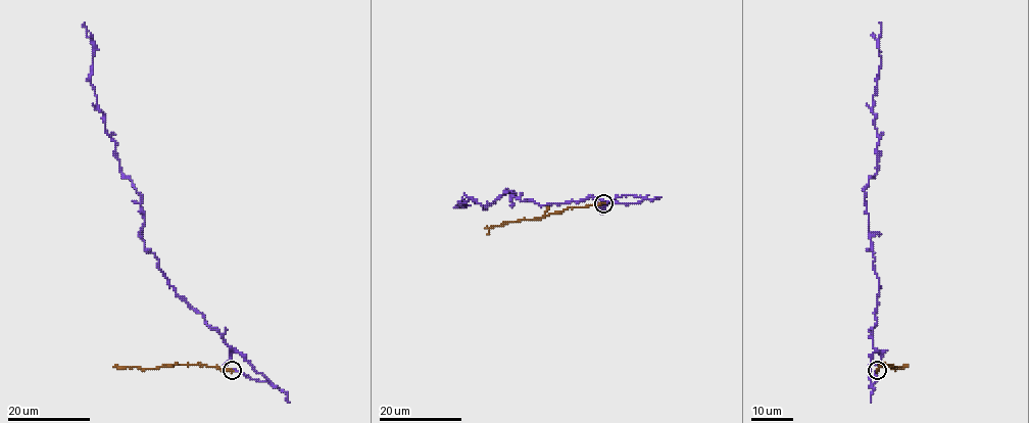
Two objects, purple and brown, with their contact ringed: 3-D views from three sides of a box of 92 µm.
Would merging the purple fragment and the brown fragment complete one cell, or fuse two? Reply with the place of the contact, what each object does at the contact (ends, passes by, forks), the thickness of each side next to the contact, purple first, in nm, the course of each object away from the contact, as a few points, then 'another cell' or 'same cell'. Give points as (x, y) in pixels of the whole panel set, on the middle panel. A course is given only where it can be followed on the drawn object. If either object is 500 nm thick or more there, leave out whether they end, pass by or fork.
at (603, 203); purple ends there; brown ends there; 140 nm thick on the purple side, 360 nm on the other; purple runs (603, 203), (644, 198), (588, 196), (540, 205), (507, 190), (491, 204), (472, 197), (453, 207); brown runs (603, 203), (569, 207), (538, 219), (503, 222), (492, 226), (487, 235); same cell

